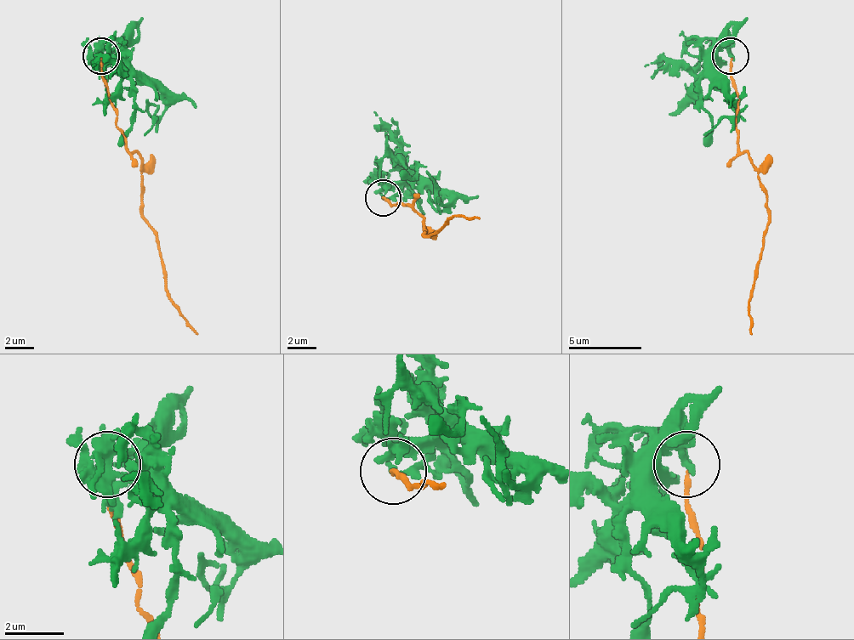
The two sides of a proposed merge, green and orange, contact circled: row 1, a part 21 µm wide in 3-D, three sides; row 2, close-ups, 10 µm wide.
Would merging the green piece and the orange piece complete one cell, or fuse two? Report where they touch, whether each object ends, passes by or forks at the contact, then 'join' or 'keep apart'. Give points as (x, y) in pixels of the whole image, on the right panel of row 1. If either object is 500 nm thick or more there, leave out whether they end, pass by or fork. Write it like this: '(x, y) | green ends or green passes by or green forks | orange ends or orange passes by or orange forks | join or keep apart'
(731, 55) | green passes by | orange ends | keep apart

